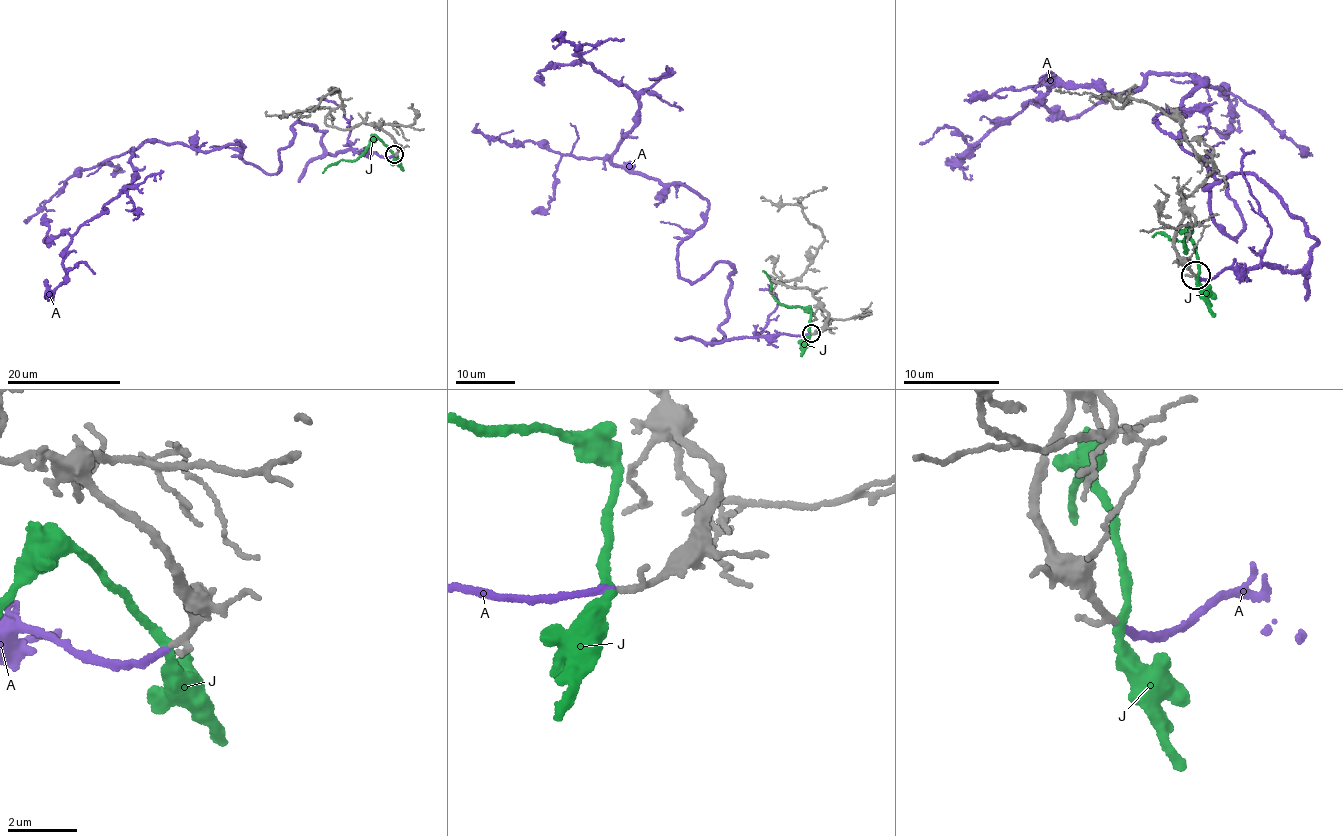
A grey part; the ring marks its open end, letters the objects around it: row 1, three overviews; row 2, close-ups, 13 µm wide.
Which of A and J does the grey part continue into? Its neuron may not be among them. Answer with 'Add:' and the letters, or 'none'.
Add: A

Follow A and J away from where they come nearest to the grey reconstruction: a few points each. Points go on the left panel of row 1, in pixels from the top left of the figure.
A: (393, 155), (329, 154), (297, 121), (275, 173), (243, 146), (148, 139), (72, 237), (64, 271), (94, 273)
J: (395, 155), (387, 145), (377, 139), (353, 160), (340, 160), (322, 172)

